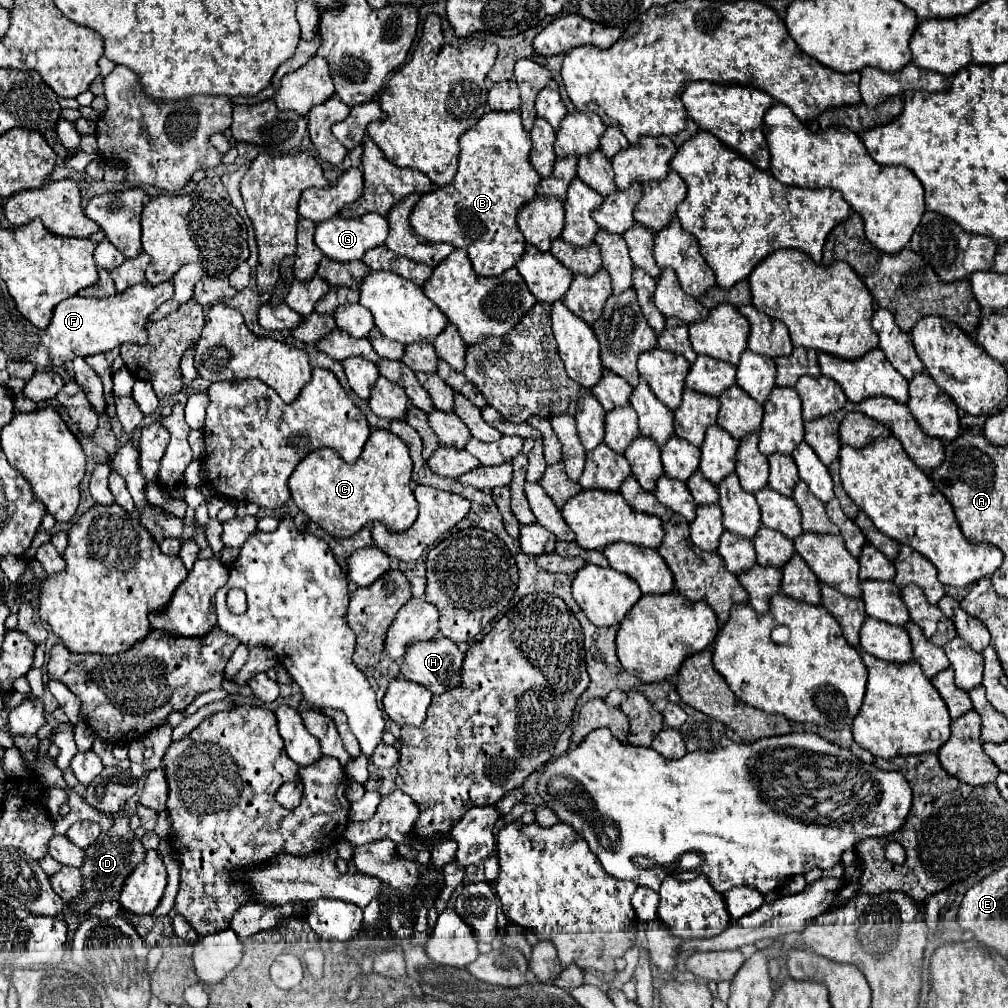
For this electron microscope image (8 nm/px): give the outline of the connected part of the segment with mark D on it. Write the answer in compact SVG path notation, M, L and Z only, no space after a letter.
M119 814L117 818L113 818L111 828L107 832L101 832L99 838L85 848L85 860L79 868L81 876L83 876L83 890L75 900L67 902L69 910L75 916L83 918L83 916L89 916L91 908L95 908L97 904L101 904L105 900L117 900L125 880L145 860L145 854L147 854L147 850L143 848L143 842L129 828L129 816Z

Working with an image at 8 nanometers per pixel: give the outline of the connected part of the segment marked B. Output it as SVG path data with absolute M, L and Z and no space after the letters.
M487 112L459 138L459 168L451 184L423 194L409 222L417 236L465 248L473 270L481 276L499 276L523 256L525 240L517 226L519 210L537 196L541 176L529 162L531 136L521 126L521 114Z

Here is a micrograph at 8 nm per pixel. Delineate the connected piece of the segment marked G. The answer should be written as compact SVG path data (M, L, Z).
M365 214L361 218L335 216L333 220L325 220L317 224L315 244L327 258L337 262L351 262L351 260L361 260L367 250L383 246L387 236L389 236L389 224L387 224L387 218L383 216L377 216L377 214Z

